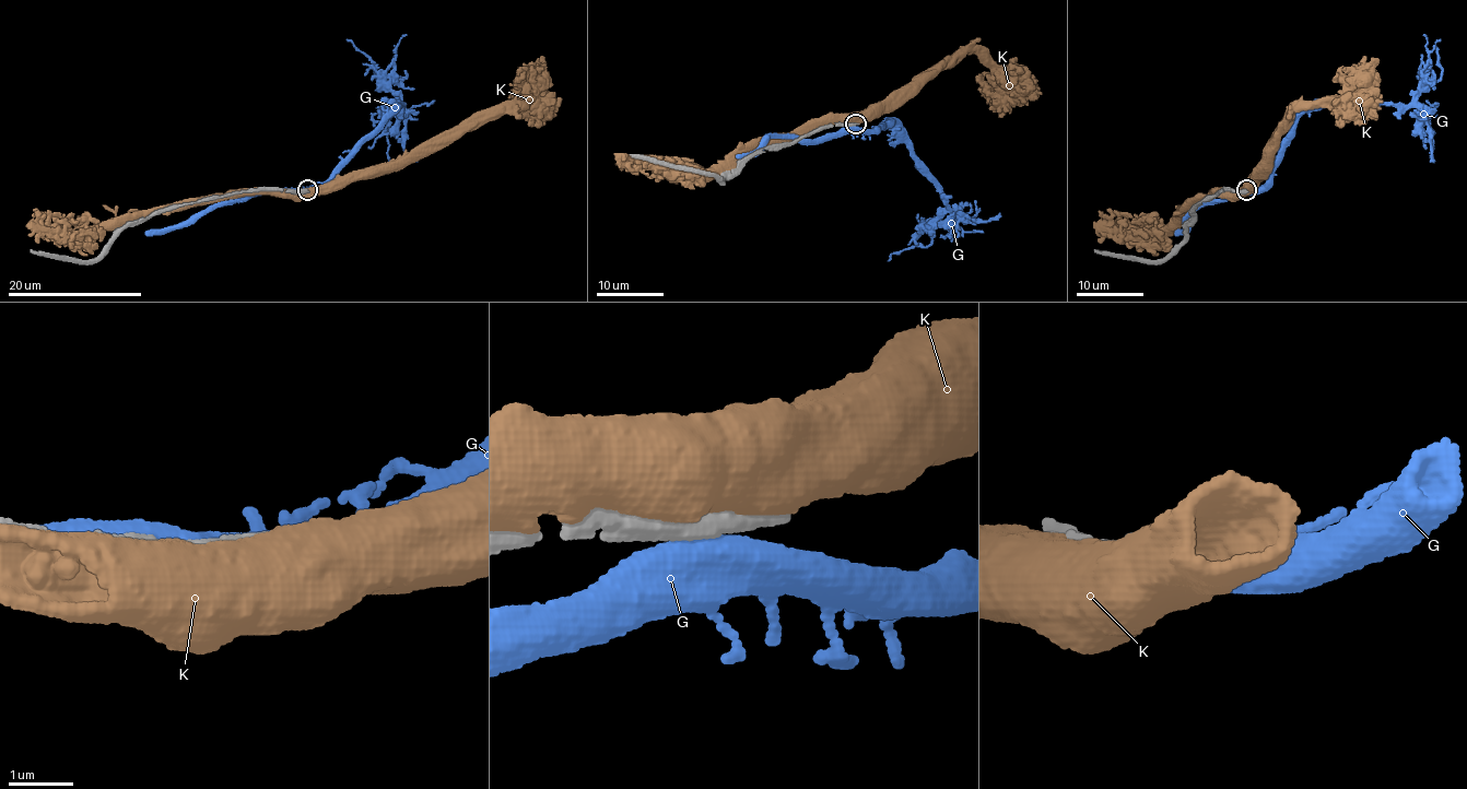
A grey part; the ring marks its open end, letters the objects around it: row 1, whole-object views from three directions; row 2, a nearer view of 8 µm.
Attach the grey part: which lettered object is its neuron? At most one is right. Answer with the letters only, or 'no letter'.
no letter

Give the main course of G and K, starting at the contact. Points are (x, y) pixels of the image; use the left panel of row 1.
G: (300, 192), (320, 188), (394, 106), (400, 106), (380, 85), (368, 57), (345, 38)
K: (300, 191), (325, 189), (368, 176), (525, 104), (540, 59)

